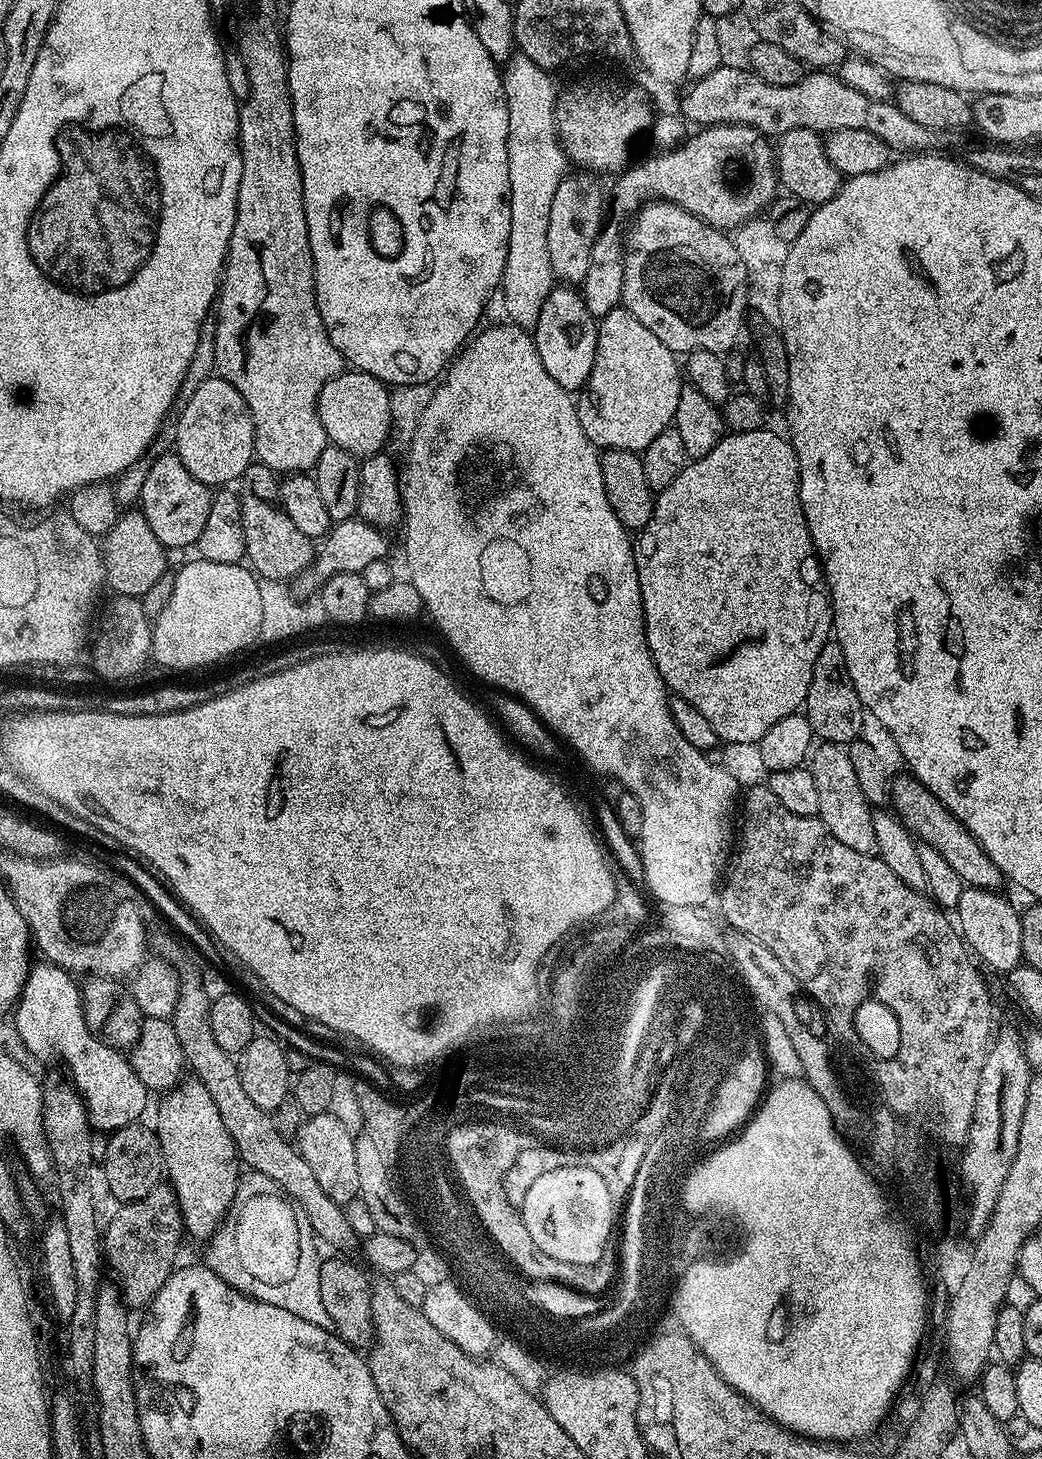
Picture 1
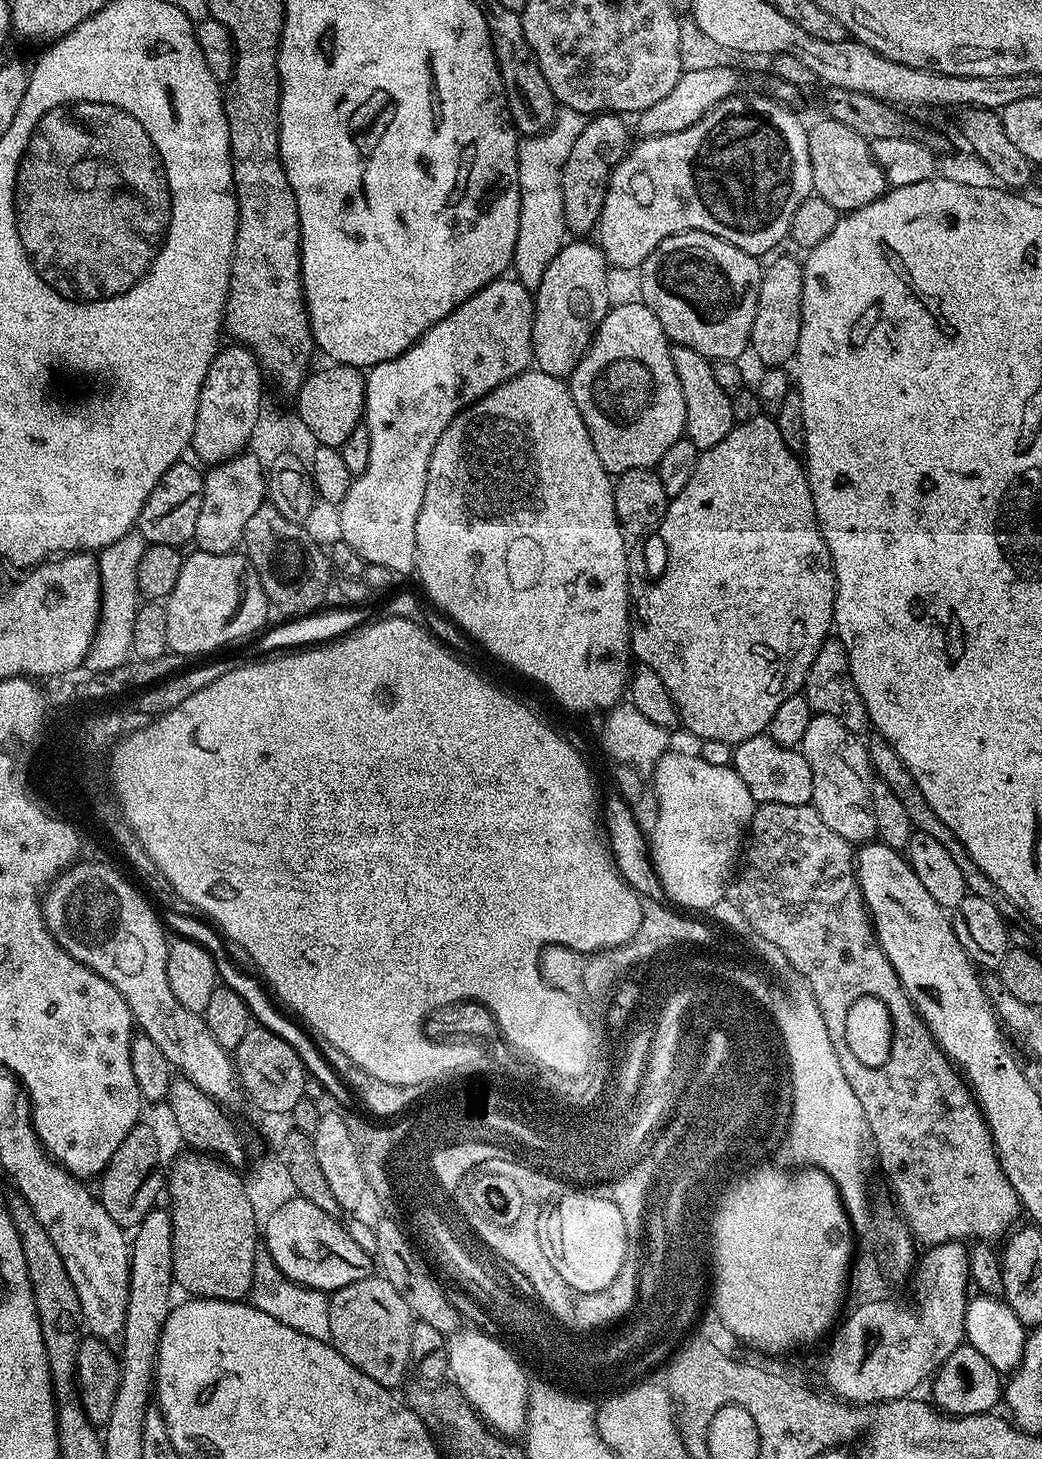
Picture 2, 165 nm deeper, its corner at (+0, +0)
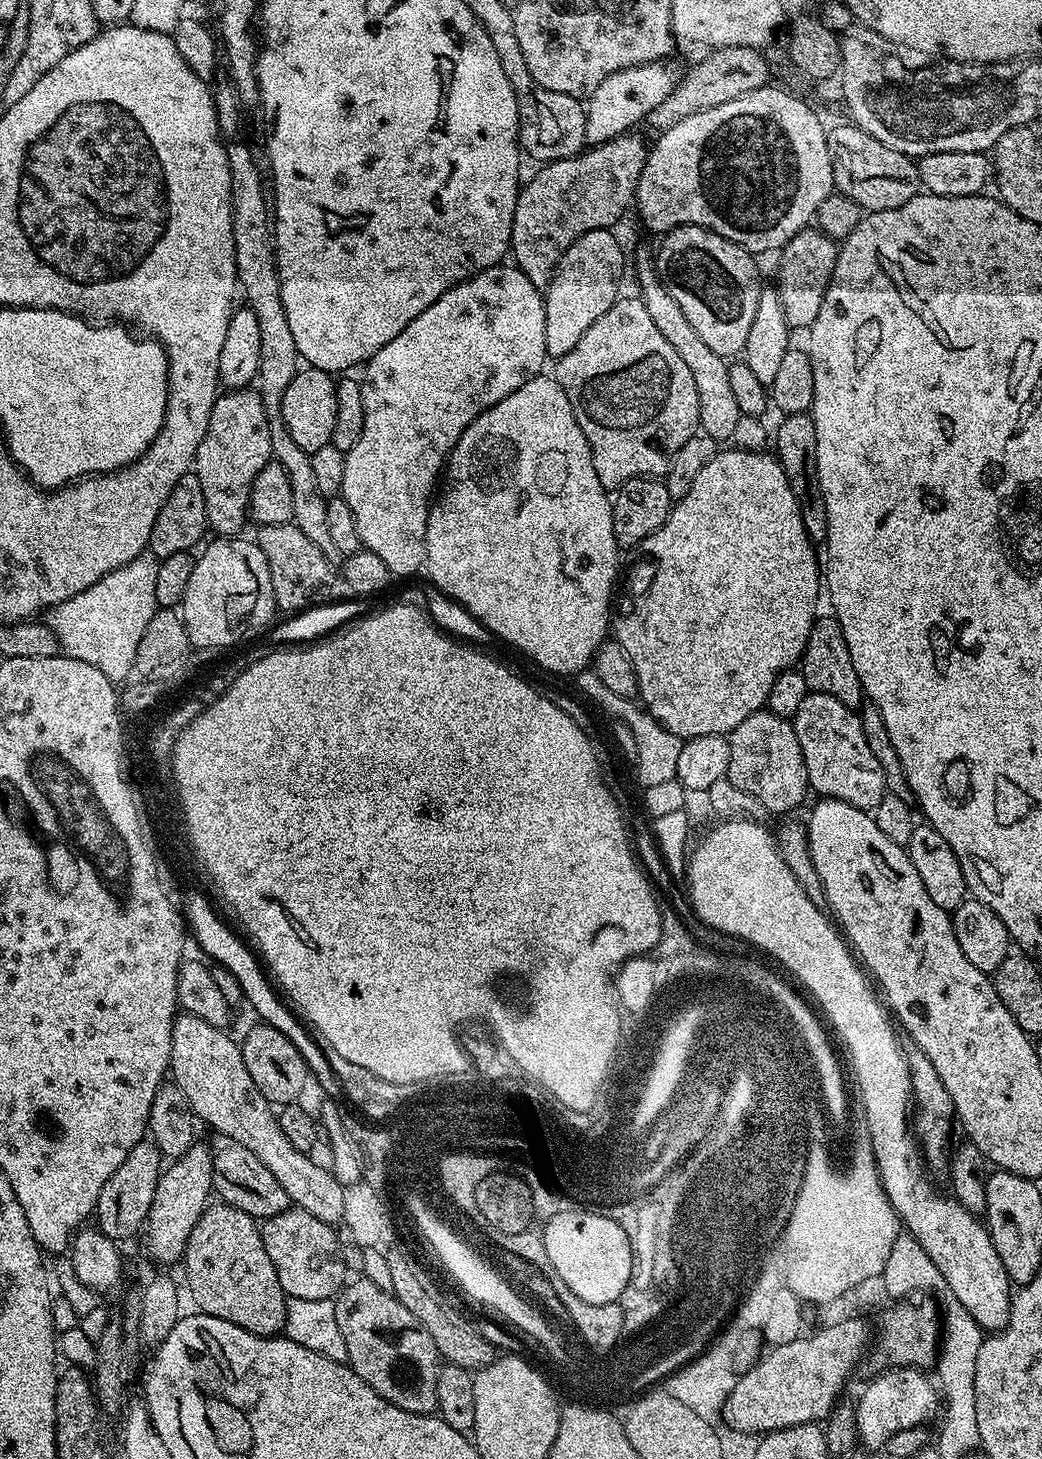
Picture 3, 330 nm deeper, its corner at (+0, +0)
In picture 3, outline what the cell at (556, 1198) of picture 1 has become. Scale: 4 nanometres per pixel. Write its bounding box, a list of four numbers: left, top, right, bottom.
[544,1211,632,1302]

